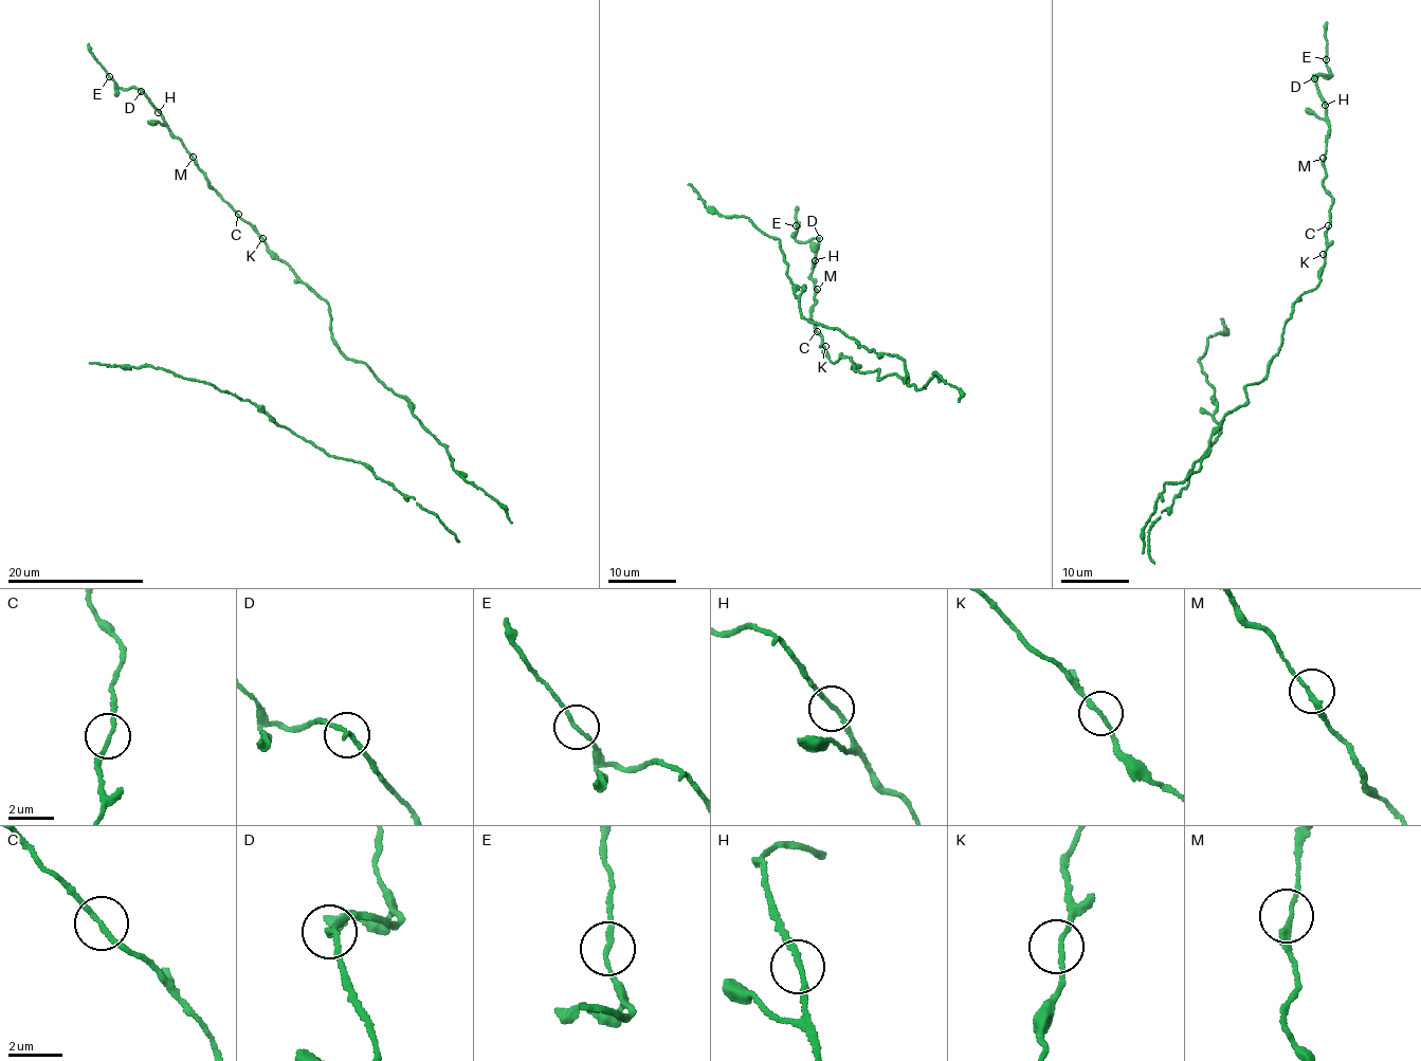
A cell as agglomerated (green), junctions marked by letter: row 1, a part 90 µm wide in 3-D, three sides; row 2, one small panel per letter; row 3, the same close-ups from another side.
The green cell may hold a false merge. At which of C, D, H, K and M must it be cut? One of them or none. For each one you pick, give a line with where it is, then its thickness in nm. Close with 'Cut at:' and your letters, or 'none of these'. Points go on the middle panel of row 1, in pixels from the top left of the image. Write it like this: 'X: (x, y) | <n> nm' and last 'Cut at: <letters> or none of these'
Cut at: none of these

